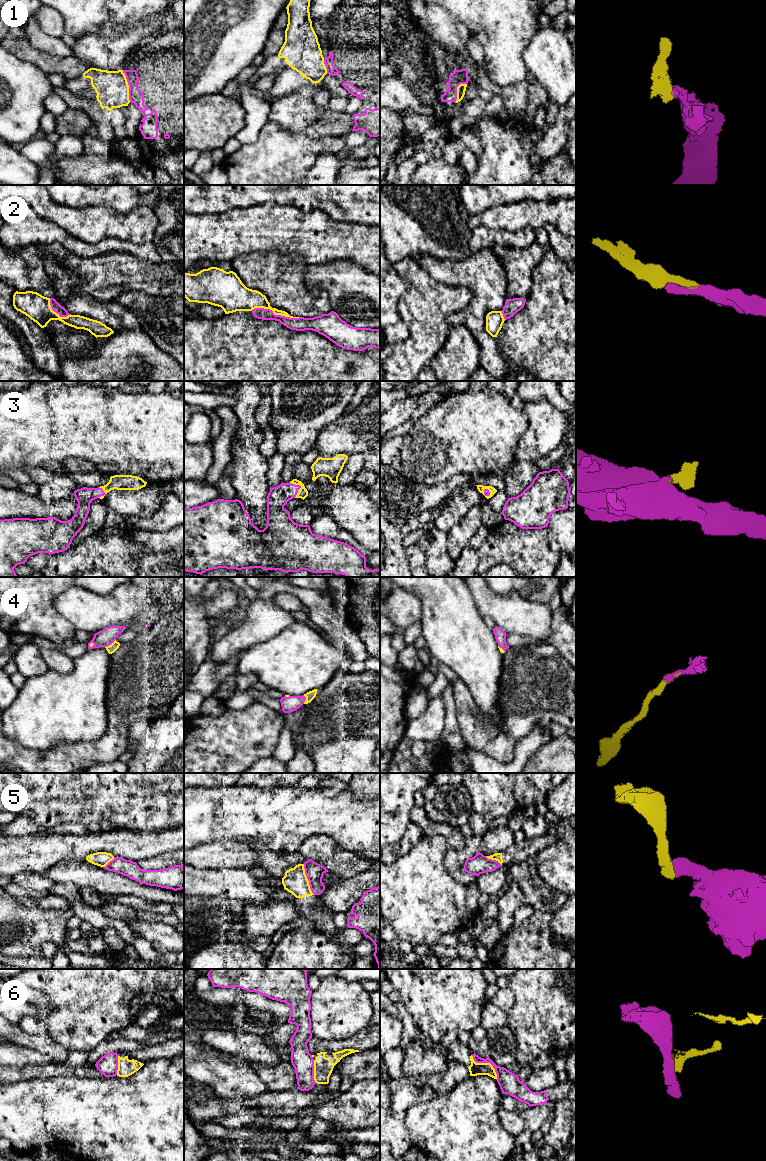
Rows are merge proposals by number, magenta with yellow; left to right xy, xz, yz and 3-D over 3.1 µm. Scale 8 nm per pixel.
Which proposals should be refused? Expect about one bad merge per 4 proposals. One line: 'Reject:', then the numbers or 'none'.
Reject: 1, 5, 6

